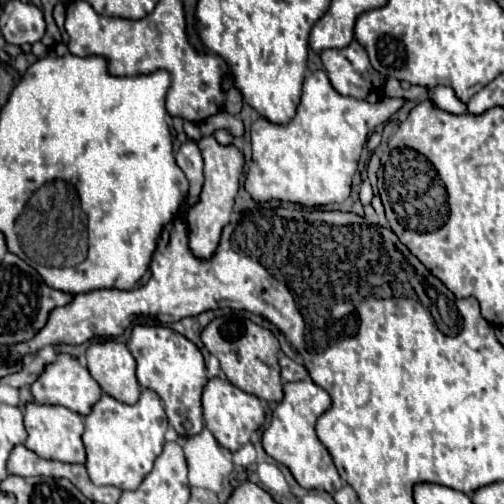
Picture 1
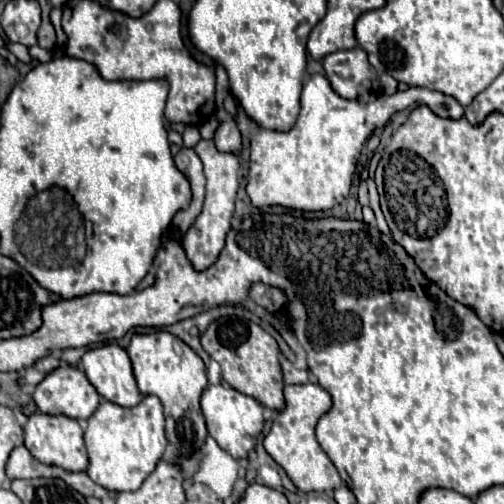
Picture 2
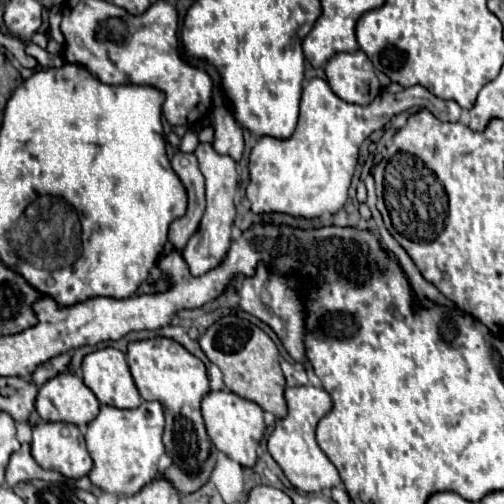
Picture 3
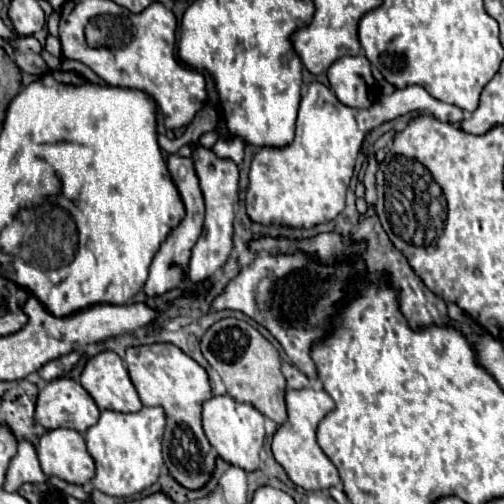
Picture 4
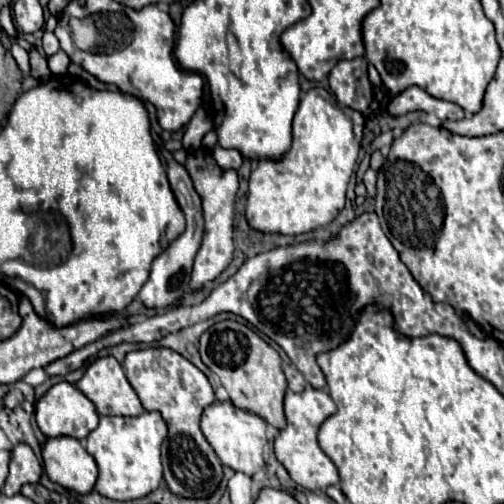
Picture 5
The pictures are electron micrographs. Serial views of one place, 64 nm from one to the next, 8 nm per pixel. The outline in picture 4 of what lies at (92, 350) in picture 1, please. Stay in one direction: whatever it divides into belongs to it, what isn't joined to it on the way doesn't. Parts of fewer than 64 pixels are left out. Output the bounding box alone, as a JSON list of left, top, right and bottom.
[80,350,142,412]

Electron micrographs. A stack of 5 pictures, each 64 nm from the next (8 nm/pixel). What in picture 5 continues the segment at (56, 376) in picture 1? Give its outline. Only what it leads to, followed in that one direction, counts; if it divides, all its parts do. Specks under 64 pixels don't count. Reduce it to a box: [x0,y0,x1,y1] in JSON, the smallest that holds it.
[36,382,98,440]

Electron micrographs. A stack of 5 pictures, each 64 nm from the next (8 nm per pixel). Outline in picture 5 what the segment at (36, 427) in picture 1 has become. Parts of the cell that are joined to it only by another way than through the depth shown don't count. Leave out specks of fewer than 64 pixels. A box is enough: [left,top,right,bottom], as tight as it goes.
[42,436,98,494]

